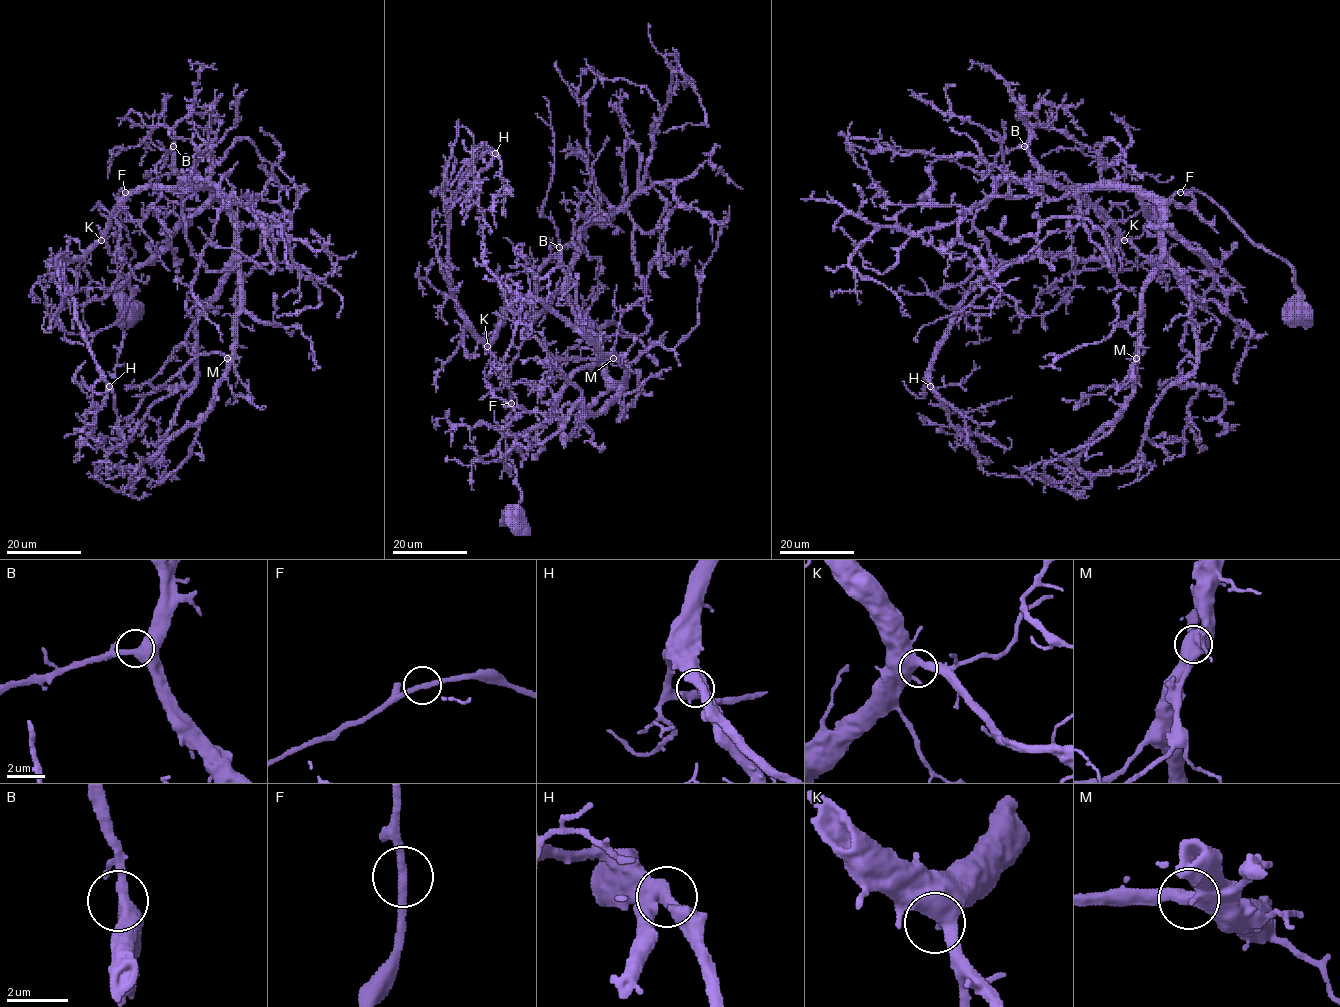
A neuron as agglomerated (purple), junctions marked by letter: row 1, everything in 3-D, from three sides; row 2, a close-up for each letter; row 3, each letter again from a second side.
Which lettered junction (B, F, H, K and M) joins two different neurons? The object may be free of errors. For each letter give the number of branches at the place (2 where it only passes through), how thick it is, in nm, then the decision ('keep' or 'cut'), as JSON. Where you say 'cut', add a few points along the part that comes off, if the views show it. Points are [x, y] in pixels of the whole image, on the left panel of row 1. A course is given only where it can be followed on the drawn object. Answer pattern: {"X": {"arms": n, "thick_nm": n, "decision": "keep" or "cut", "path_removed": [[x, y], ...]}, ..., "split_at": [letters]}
{"B": {"arms": 2, "thick_nm": 460, "decision": "keep"}, "F": {"arms": 2, "thick_nm": 260, "decision": "keep"}, "H": {"arms": 2, "thick_nm": 480, "decision": "keep"}, "K": {"arms": 2, "thick_nm": 550, "decision": "keep"}, "M": {"arms": 2, "thick_nm": 550, "decision": "keep"}, "split_at": []}

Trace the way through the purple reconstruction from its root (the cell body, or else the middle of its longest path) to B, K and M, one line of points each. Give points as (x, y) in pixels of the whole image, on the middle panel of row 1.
B: (513, 514), (521, 514), (507, 522), (522, 498), (505, 434), (511, 364), (527, 327), (566, 276), (559, 247)
K: (513, 514), (521, 514), (507, 522), (522, 498), (505, 434), (511, 364), (547, 305), (518, 300), (487, 346)
M: (513, 514), (505, 423), (527, 327), (560, 293), (623, 382), (613, 358)

